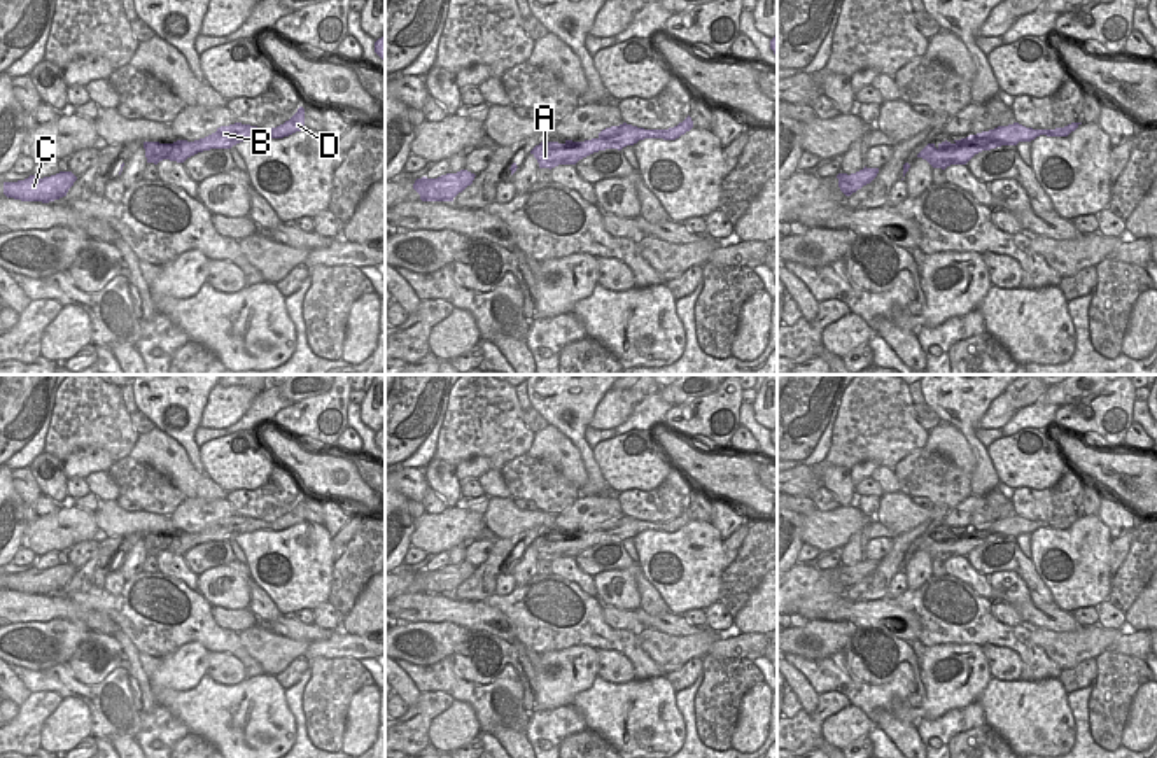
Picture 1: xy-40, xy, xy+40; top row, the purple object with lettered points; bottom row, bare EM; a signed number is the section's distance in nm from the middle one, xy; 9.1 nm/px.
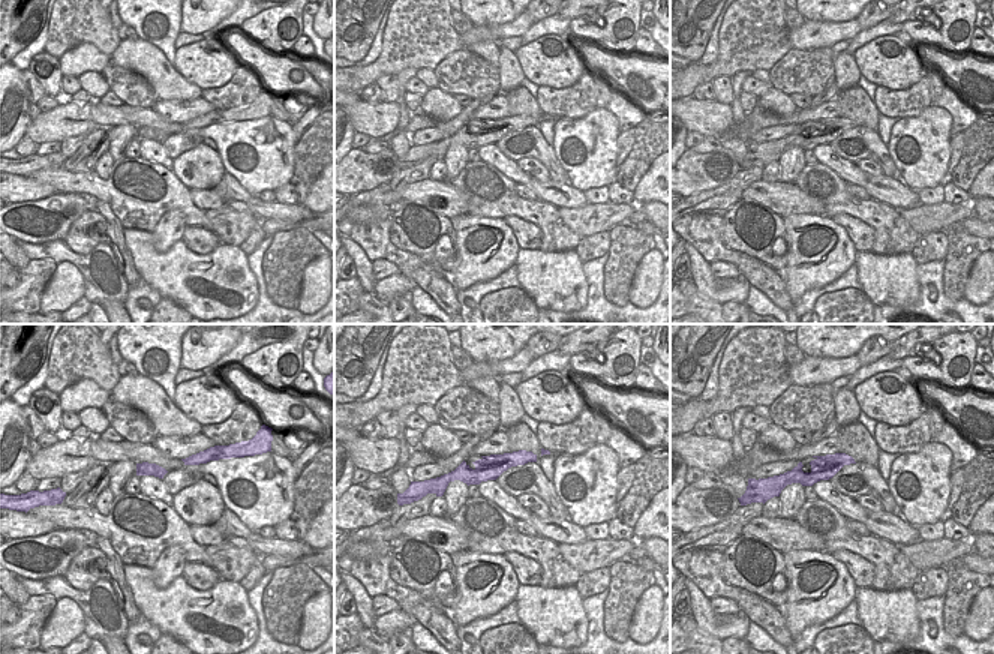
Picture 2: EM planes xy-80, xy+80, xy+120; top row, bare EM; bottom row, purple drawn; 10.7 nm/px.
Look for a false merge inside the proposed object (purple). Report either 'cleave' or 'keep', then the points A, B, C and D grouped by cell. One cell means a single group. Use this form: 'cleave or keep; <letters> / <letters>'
keep; A B C D

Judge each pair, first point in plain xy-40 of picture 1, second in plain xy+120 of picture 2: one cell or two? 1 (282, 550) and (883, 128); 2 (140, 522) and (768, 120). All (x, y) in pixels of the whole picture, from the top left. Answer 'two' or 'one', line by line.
1: two
2: two

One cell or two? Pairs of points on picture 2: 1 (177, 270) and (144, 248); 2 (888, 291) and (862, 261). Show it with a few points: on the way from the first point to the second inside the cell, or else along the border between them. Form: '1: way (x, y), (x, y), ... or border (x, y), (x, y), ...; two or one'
1: way (170, 270), (152, 255); one
2: way (885, 284), (870, 269); one

